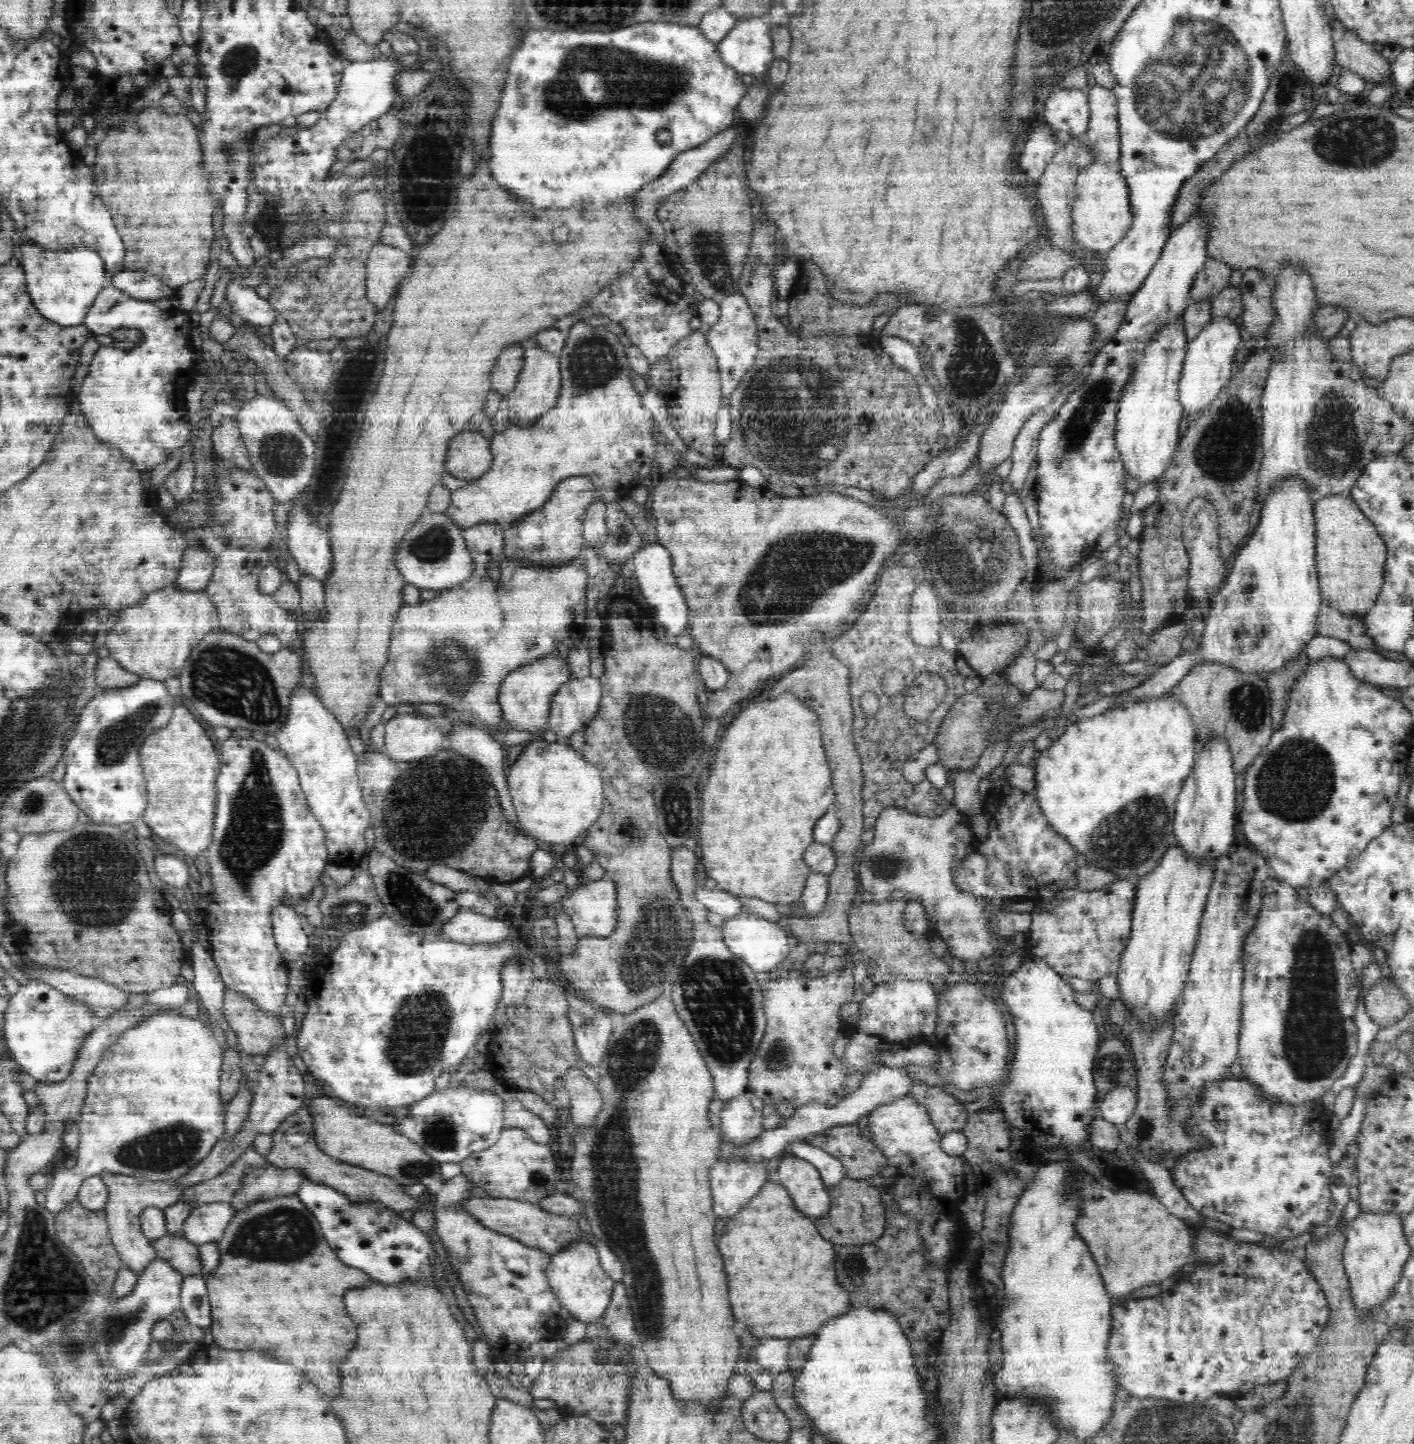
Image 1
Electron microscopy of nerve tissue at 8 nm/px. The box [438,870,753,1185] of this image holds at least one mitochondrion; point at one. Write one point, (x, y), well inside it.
(651, 952)

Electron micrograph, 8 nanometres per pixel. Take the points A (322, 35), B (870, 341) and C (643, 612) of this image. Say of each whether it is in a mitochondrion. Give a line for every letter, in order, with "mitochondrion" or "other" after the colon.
A: other
B: other
C: other

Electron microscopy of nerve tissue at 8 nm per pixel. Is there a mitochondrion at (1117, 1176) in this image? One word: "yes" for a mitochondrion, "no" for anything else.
yes

